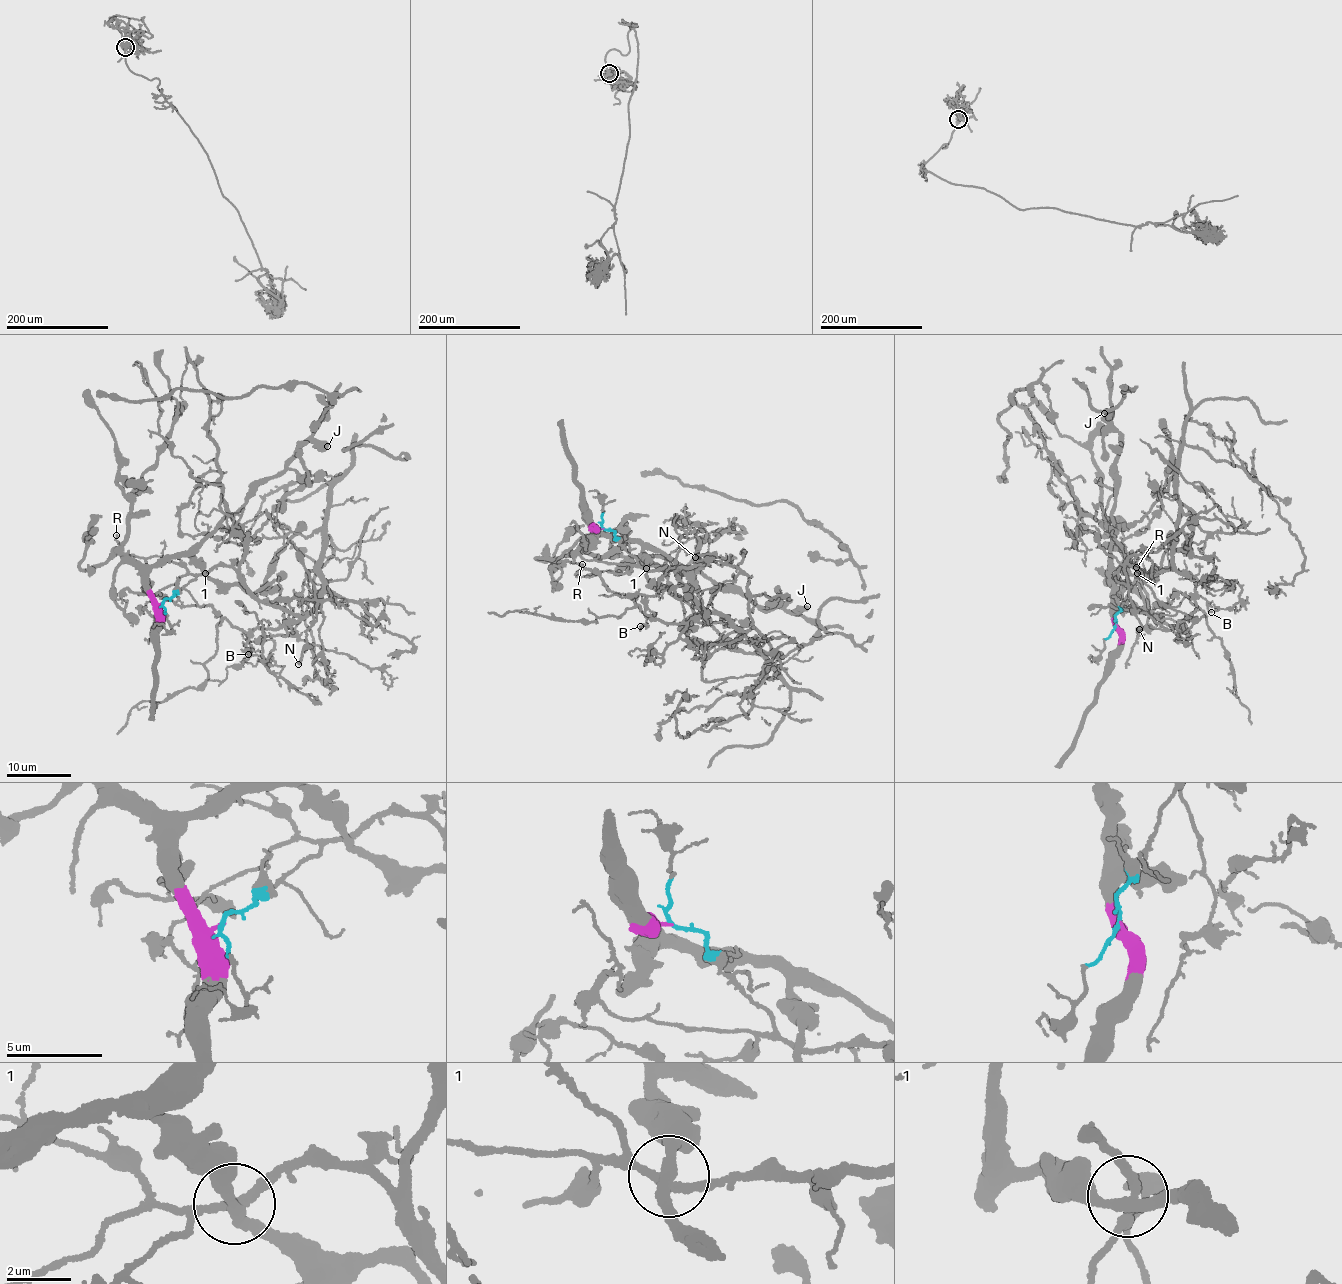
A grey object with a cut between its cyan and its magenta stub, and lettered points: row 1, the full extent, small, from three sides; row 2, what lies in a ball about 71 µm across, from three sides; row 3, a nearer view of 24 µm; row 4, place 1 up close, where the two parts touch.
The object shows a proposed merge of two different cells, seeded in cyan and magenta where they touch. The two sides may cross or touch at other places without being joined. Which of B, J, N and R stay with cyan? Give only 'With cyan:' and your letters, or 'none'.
With cyan: B, N, R

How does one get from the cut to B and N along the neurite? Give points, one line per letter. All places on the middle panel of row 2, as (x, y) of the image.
B: (602, 528), (641, 566), (676, 569), (684, 591), (705, 610), (687, 623), (649, 617), (640, 626)
N: (602, 528), (641, 566), (673, 567), (684, 591), (739, 631), (751, 625), (749, 578), (695, 557)

